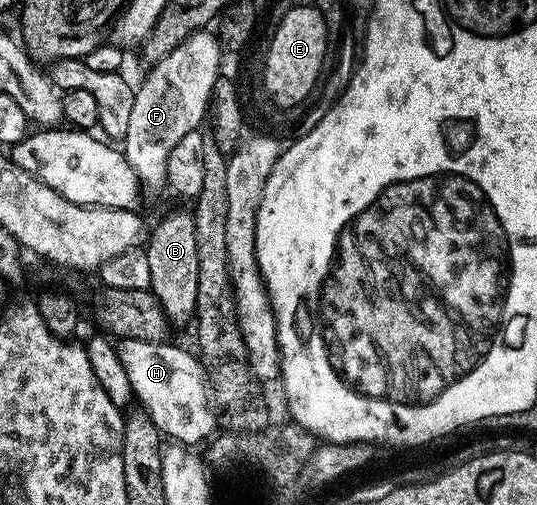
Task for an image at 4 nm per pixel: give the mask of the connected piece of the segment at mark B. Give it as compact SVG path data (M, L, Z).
M172 210L146 238L146 253L150 260L150 289L162 312L173 327L193 321L198 300L198 243L194 237L194 220L185 210Z

